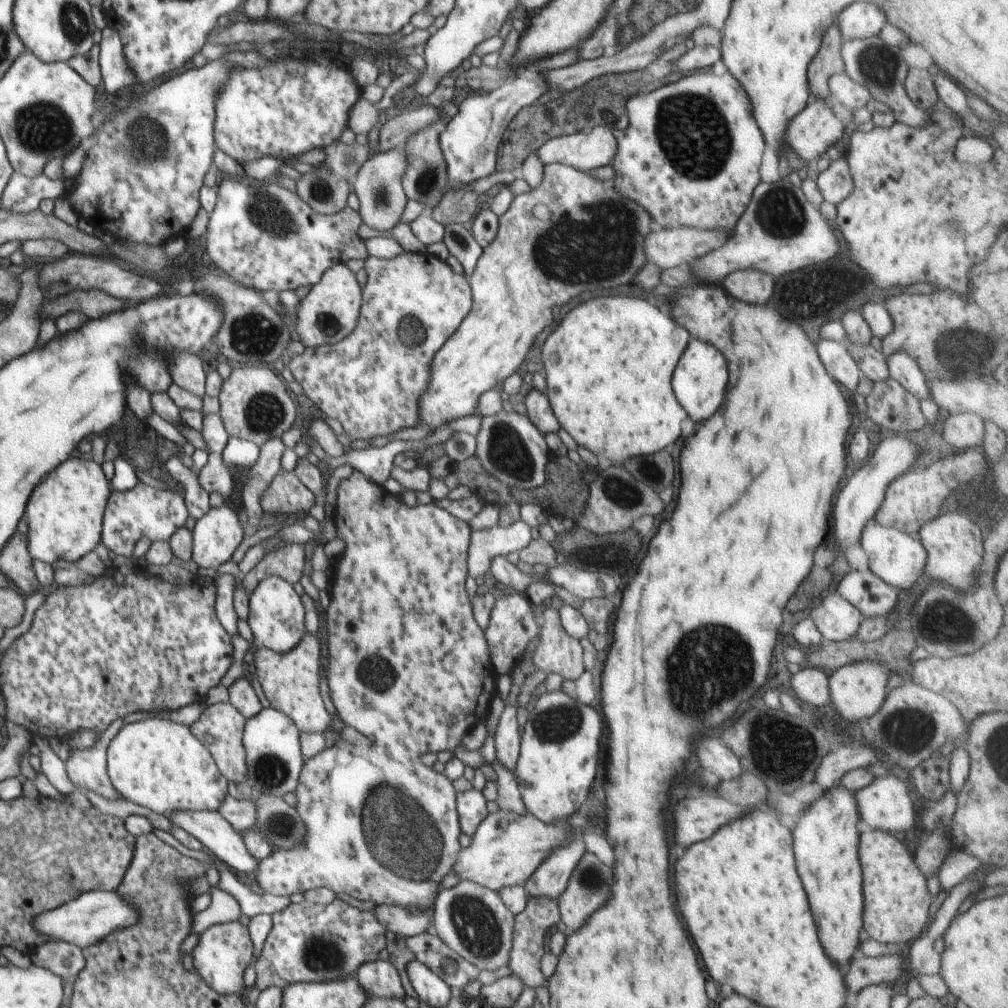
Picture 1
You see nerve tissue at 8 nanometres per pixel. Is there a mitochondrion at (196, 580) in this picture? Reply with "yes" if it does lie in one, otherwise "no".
no

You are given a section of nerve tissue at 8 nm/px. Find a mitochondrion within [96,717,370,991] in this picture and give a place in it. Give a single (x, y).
(319, 954)

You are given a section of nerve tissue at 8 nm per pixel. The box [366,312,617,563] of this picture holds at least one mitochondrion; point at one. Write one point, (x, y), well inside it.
(507, 452)

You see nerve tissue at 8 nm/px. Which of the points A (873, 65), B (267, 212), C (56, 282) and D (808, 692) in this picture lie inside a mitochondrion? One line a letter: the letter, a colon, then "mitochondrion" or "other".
A: mitochondrion
B: mitochondrion
C: mitochondrion
D: other

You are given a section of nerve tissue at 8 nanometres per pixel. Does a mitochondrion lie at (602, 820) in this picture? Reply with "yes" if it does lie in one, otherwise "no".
no

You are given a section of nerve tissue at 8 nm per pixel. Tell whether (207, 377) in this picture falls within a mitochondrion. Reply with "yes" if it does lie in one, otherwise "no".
no

